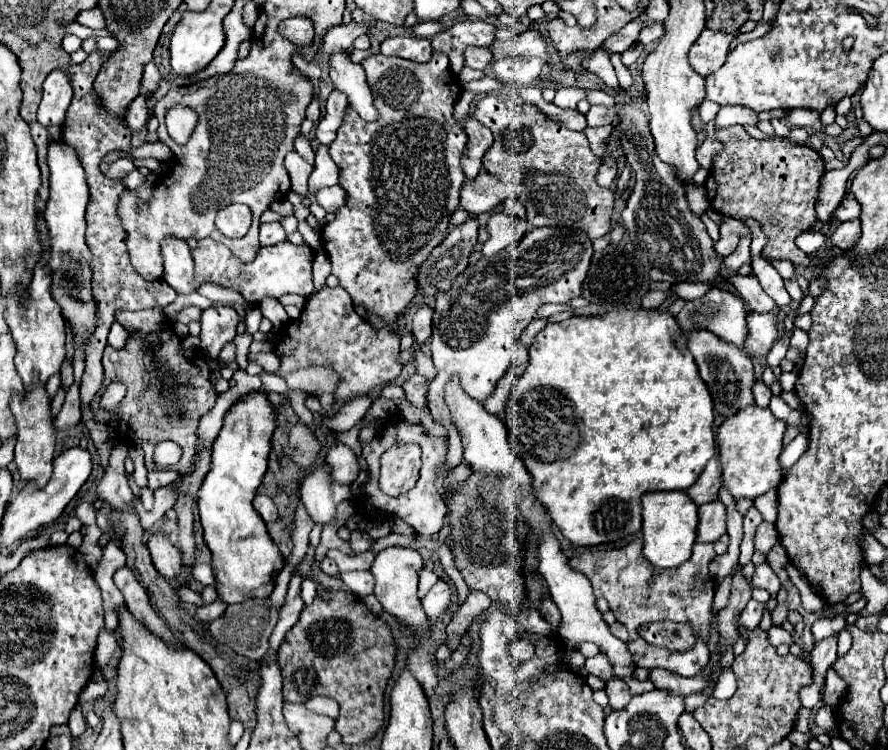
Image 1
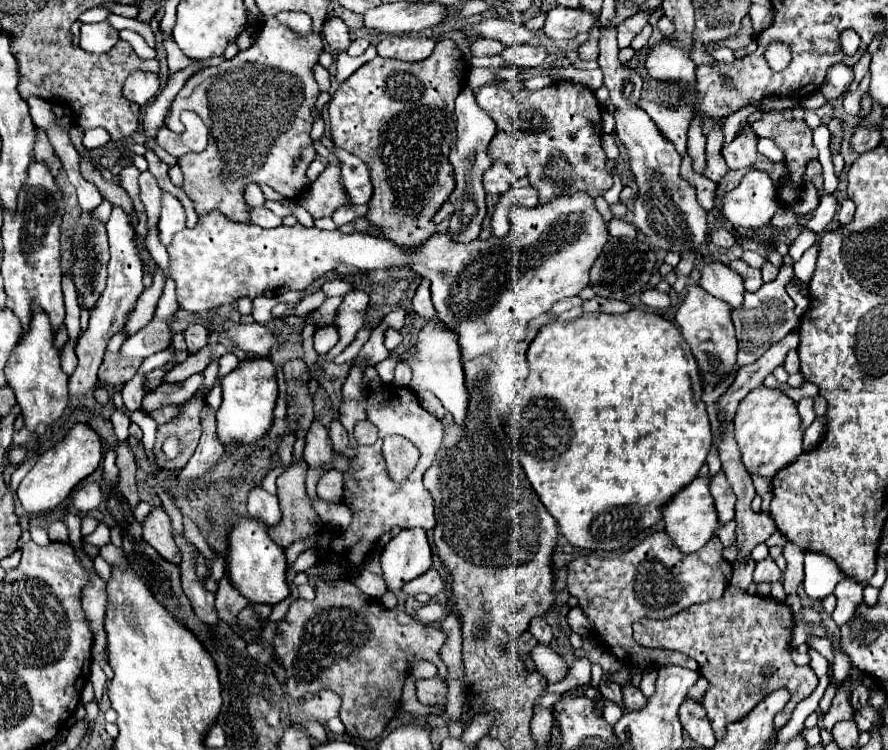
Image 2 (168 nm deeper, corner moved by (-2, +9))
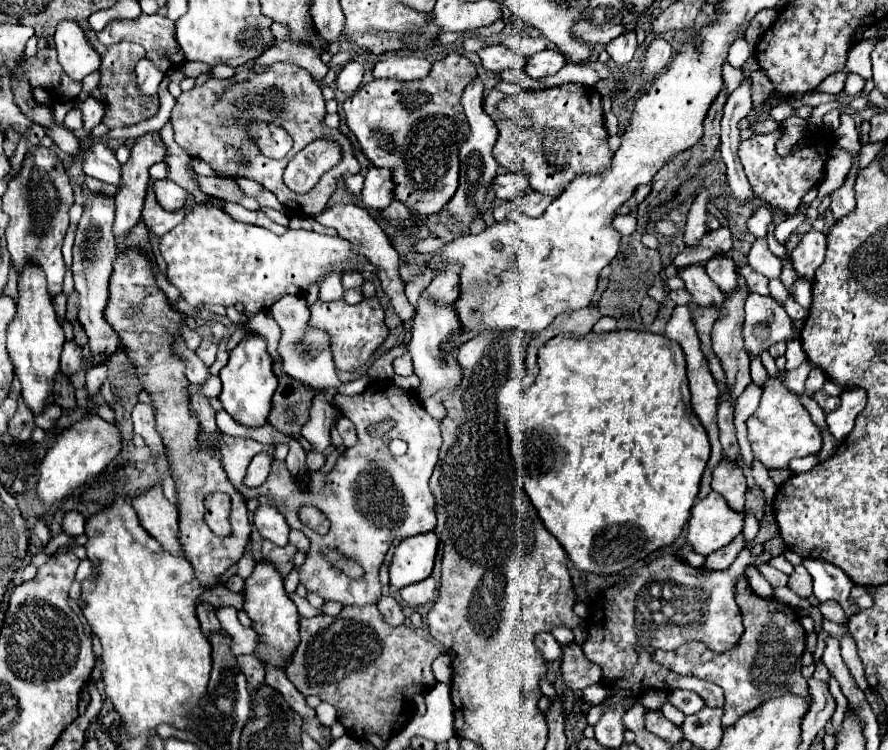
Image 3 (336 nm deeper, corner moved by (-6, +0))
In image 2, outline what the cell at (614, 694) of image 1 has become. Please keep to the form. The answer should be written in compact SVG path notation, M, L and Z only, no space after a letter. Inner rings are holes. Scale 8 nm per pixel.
M634 685L624 687L622 693L624 693L624 703L626 703L626 707L628 707L630 711L640 711L640 707L644 707L644 703L648 701L648 699L642 695L642 691L640 691L638 687L634 687Z

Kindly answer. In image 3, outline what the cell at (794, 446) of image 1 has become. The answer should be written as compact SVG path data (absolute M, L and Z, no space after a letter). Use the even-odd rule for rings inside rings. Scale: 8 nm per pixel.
M812 368L812 372L808 374L808 380L806 380L806 396L808 398L812 398L814 396L814 392L818 392L818 390L822 390L822 386L824 386L824 374L822 372L816 372L816 368Z

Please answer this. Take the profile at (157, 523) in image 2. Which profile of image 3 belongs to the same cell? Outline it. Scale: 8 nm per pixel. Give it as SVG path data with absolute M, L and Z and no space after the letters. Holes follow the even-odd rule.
M154 486L144 496L134 498L132 506L138 514L142 528L174 556L184 556L178 540L178 508L170 504L160 486Z

